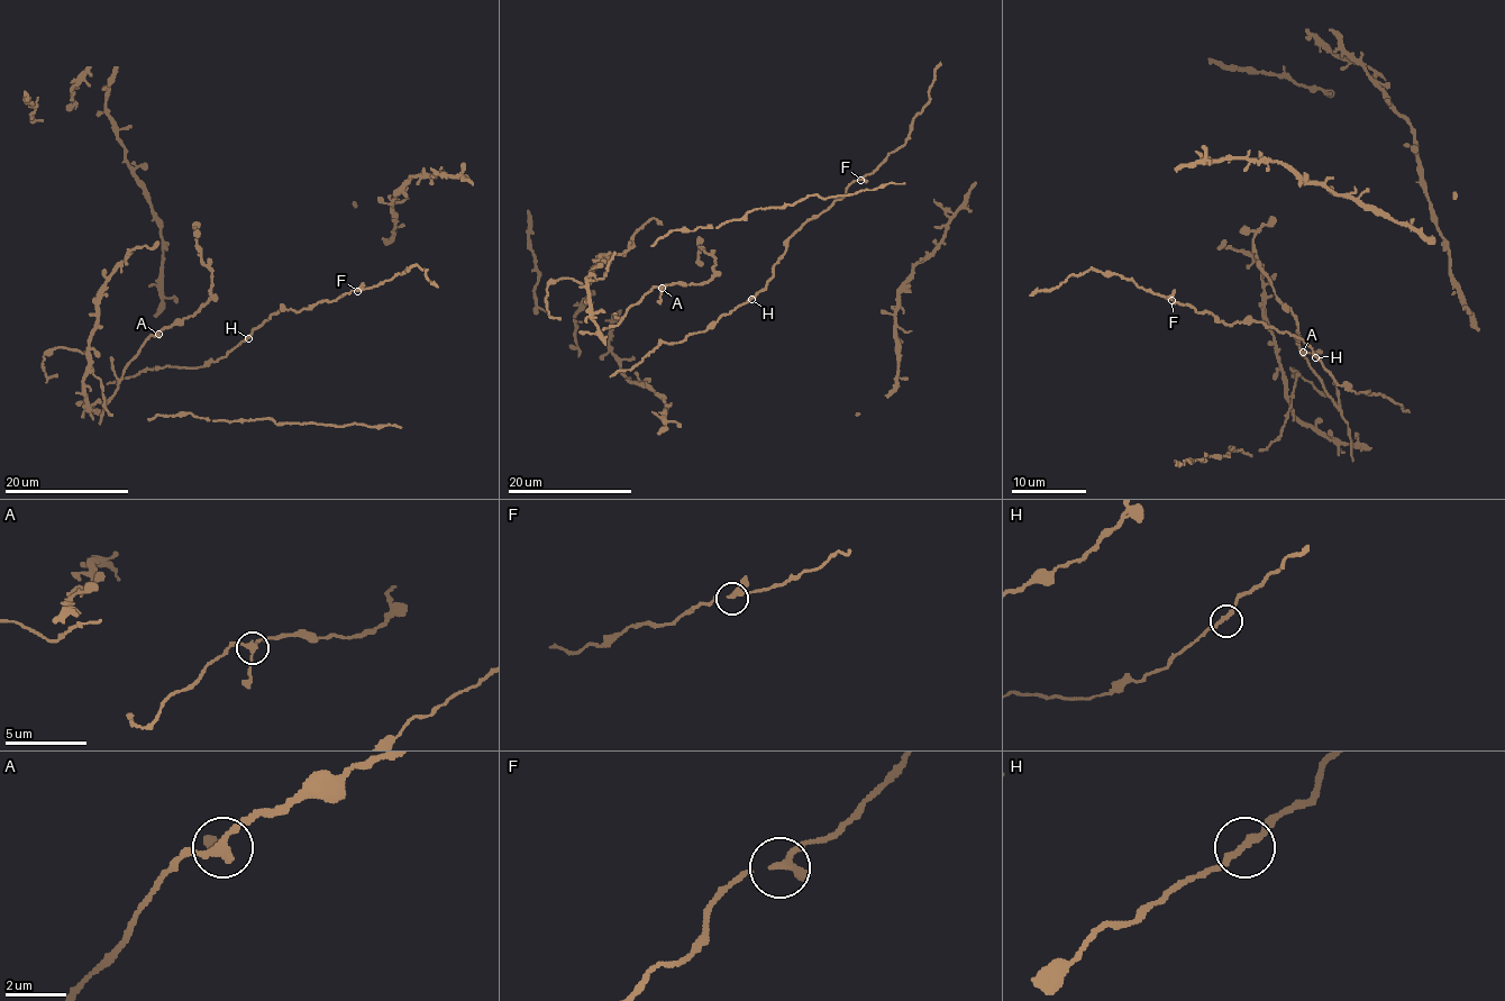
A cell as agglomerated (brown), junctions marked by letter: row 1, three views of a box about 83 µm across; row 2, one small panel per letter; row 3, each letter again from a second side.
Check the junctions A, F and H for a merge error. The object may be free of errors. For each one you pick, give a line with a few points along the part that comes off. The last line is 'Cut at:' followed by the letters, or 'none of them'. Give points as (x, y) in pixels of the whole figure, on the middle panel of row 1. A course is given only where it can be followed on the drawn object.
Cut at: none of them

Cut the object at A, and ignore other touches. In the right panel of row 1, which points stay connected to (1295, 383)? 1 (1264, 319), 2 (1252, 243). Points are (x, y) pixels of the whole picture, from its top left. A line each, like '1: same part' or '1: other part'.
1: same part
2: other part

